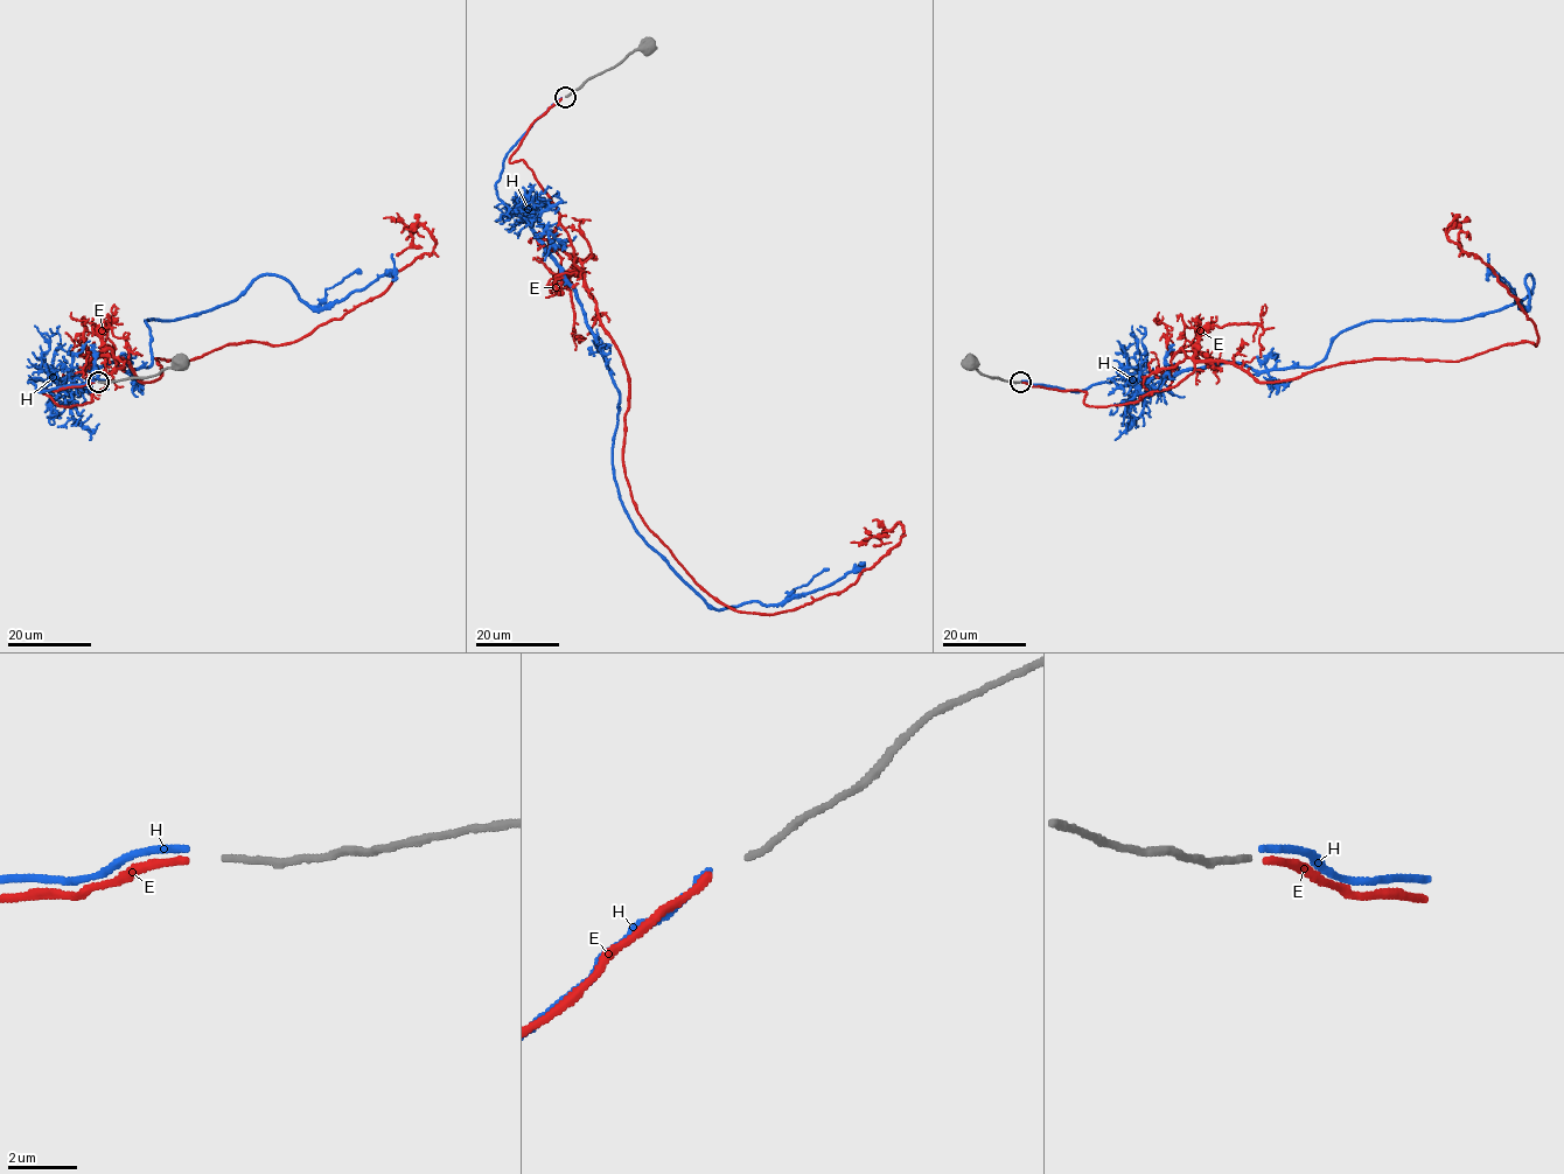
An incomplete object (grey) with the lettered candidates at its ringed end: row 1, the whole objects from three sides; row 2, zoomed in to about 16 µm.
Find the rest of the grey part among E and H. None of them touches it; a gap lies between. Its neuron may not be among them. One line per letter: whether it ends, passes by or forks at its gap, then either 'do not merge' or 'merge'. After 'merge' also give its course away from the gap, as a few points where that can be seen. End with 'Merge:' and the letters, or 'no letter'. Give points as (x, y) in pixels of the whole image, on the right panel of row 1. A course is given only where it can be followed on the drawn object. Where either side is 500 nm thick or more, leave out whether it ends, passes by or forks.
E: it ends there; merge; it runs (1021, 382), (1108, 406), (1196, 362), (1278, 382), (1536, 346), (1454, 225), (1463, 256)
H: it ends there; do not merge
Merge: E

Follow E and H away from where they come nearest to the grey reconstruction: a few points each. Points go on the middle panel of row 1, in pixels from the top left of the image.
E: (561, 98), (509, 161), (620, 355), (646, 525), (767, 614), (845, 591), (902, 525), (864, 539)
H: (561, 98), (508, 153), (497, 196), (607, 367), (636, 532), (714, 609), (800, 598), (859, 564)

